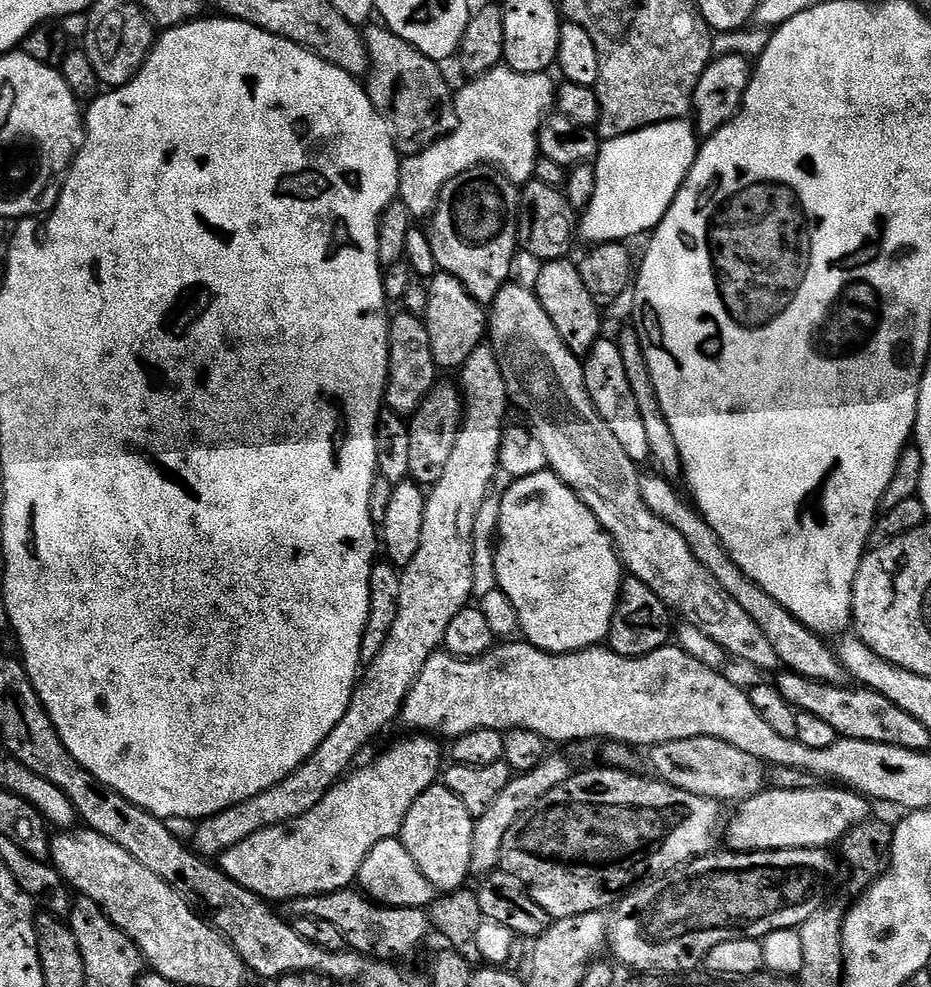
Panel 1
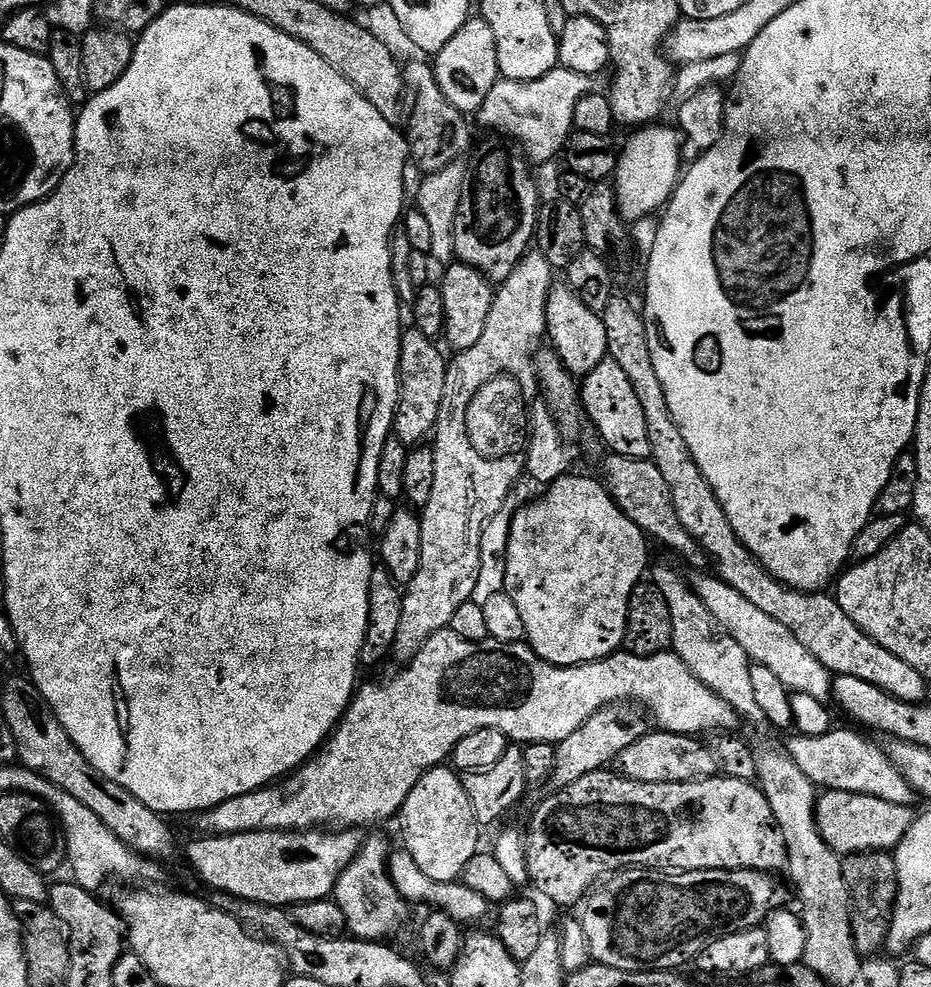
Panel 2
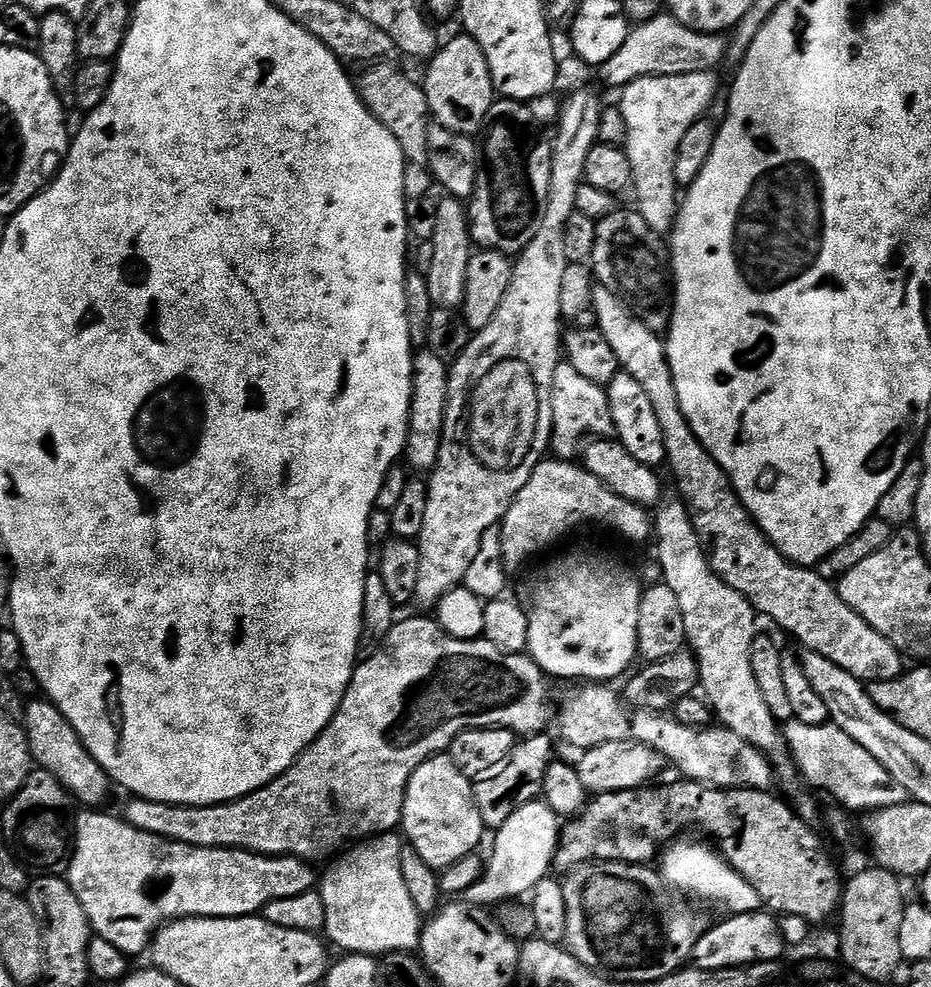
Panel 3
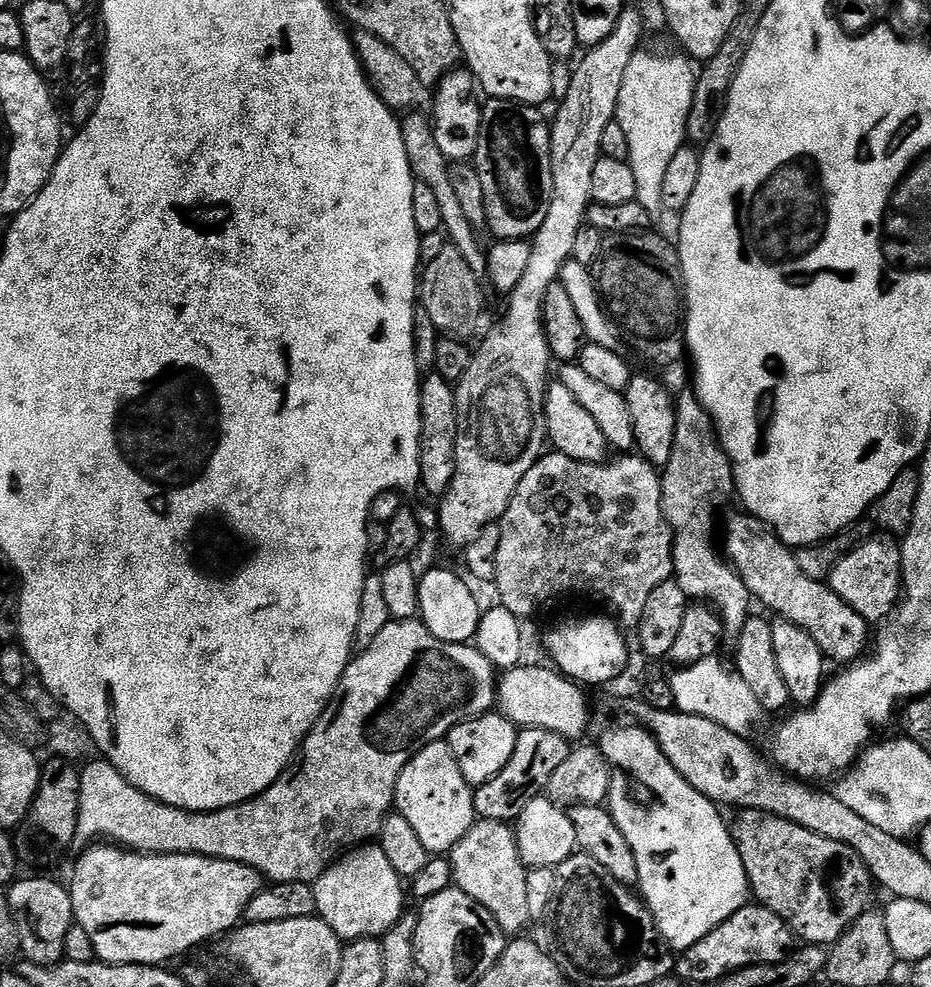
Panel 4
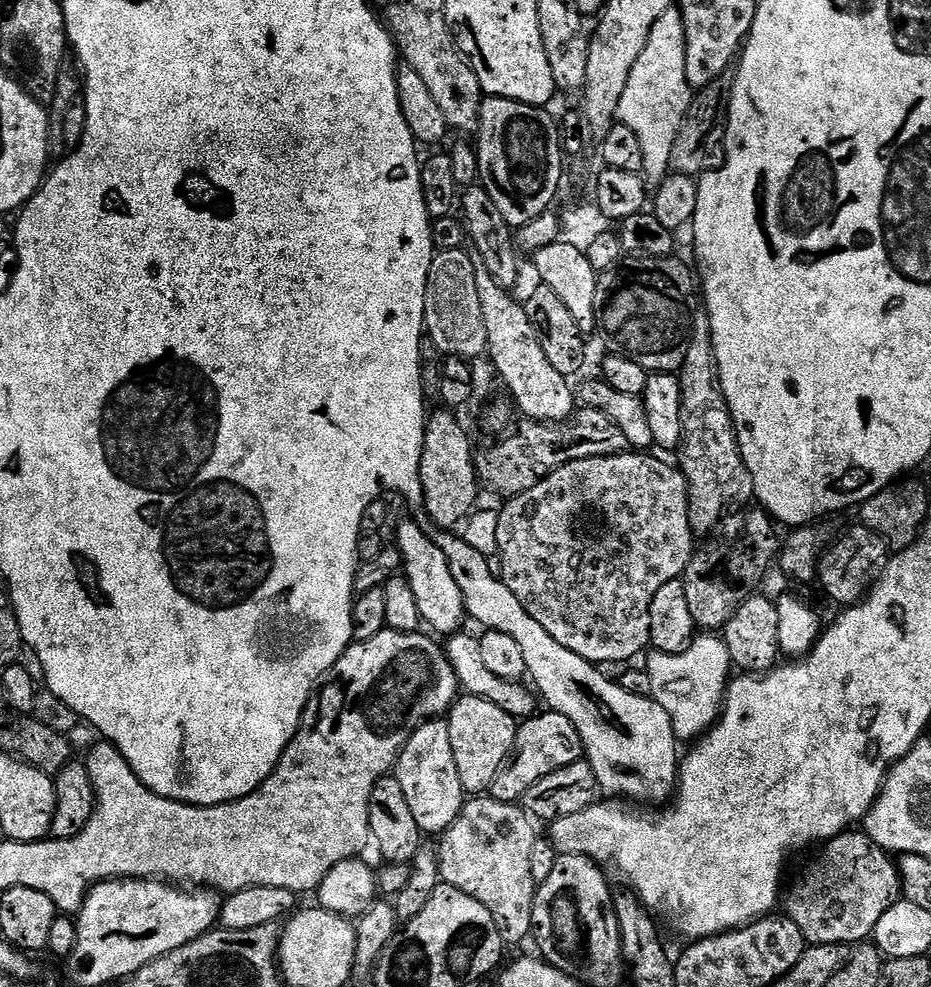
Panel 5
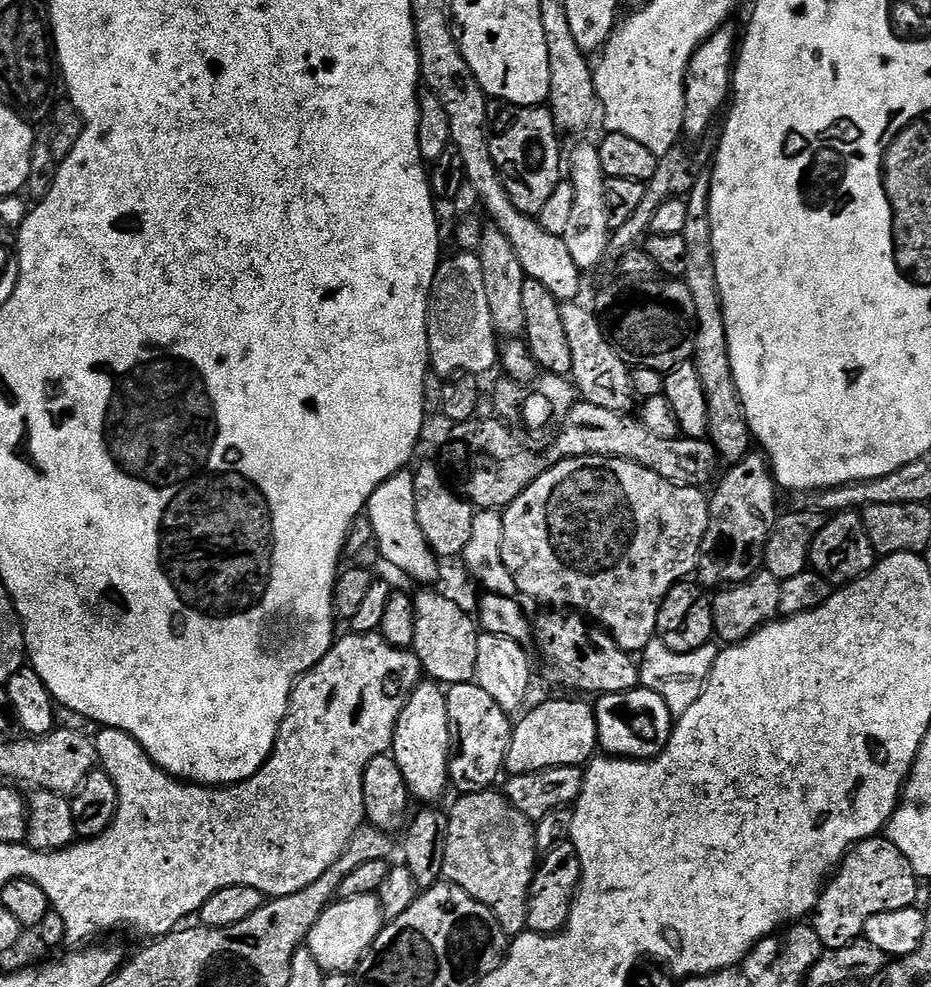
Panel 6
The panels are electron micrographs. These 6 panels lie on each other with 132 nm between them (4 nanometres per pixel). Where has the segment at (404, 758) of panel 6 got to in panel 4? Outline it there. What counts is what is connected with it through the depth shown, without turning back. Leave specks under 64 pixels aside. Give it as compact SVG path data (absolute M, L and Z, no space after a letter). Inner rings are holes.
M447 739L435 740L418 750L418 754L406 762L402 774L398 774L394 808L406 822L410 822L429 854L448 854L478 819L473 791L472 785L462 778L458 762L454 762Z

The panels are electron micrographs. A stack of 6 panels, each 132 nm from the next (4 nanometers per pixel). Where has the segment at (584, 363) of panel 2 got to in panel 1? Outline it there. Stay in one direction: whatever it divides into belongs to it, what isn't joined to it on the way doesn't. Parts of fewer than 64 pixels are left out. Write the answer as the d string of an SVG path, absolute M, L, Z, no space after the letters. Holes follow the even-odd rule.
M568 258L545 260L539 268L540 273L536 276L536 284L534 283L538 302L542 302L546 314L550 314L550 322L554 322L554 330L558 330L558 338L566 342L566 346L575 356L581 358L587 356L588 351L602 338L602 332L600 332L602 308L590 294L590 290L586 290L579 263Z

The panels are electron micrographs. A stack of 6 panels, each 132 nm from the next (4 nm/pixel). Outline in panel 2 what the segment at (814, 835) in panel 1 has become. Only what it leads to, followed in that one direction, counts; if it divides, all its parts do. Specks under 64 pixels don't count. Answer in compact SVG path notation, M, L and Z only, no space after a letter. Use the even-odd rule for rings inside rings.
M825 791L816 801L816 825L824 841L841 857L855 852L887 852L906 838L914 821L913 809L907 804L882 802L866 794Z

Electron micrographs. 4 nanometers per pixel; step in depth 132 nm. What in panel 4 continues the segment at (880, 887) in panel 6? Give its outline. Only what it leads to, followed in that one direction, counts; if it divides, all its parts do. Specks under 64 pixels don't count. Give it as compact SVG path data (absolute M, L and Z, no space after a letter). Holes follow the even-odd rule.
M744 810L739 814L741 816L736 824L734 820L734 839L738 854L742 854L742 866L746 866L751 895L784 919L799 939L801 936L804 944L835 944L865 910L873 907L872 874L866 862L849 844L834 842L834 838L822 838L822 834L814 834L814 830L806 830L789 820L769 816L766 812Z

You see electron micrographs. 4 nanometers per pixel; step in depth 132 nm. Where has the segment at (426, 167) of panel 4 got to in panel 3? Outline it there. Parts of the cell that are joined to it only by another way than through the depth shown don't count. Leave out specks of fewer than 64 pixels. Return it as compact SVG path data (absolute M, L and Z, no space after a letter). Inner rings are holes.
M377 62L365 67L358 76L360 101L368 107L370 114L398 138L398 146L402 146L402 154L409 165L424 168L428 162L428 130L430 113L428 99L423 87L416 84L404 72L399 72L392 62Z

